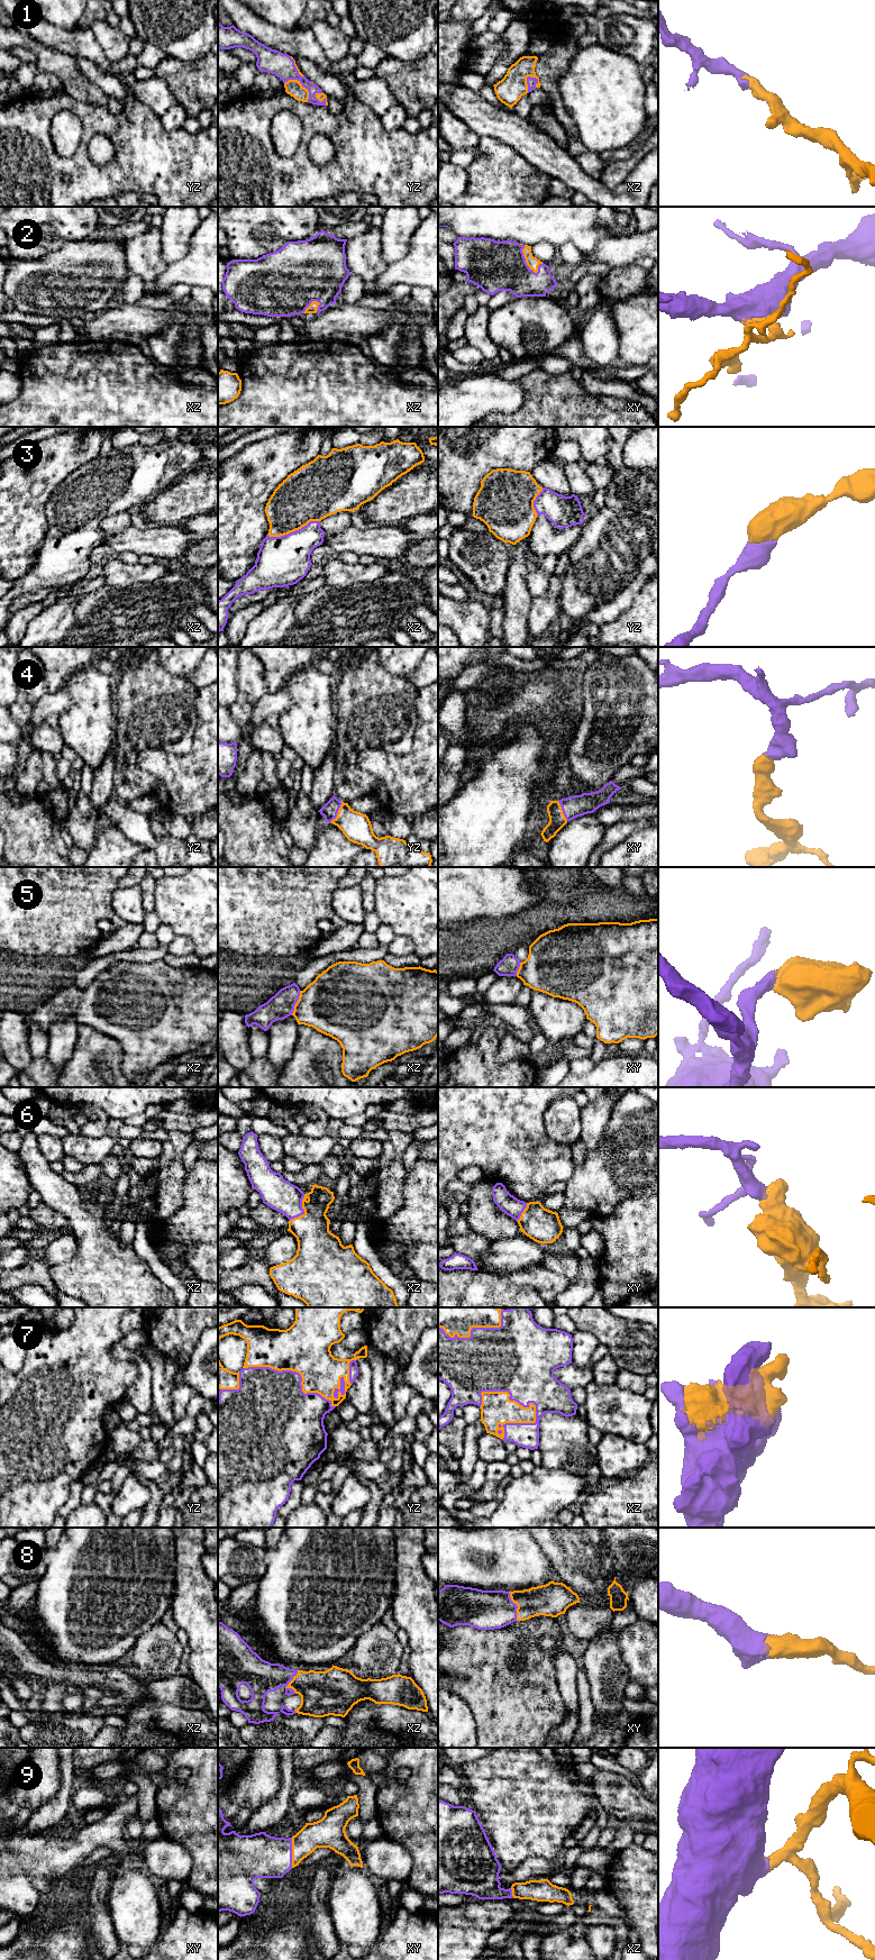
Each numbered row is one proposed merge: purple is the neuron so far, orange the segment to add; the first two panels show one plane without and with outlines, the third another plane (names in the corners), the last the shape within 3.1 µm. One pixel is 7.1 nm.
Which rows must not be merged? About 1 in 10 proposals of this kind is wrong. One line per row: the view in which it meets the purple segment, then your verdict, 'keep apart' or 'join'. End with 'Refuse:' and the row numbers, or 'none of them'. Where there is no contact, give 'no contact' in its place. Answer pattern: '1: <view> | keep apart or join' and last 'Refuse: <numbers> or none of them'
1: yz | join
2: xy | join
3: xz | join
4: yz | join
5: xz | join
6: xz | join
7: xz | join
8: xy | join
9: xy | join
Refuse: none of them

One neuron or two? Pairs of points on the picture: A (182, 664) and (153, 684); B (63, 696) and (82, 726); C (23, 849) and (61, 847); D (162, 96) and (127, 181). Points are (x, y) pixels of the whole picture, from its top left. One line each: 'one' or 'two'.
A: two
B: two
C: two
D: two

